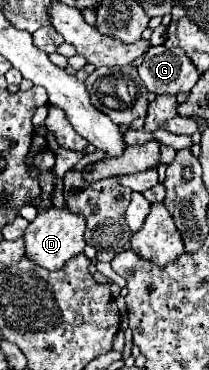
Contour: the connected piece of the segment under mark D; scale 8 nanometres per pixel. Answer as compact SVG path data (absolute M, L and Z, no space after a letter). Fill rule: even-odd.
M50 207L50 209L40 209L36 219L30 221L28 231L24 233L24 241L26 241L26 255L40 267L46 267L50 271L62 269L62 265L76 257L78 253L84 251L84 229L86 229L86 221L82 213L72 213L70 209L62 207Z

